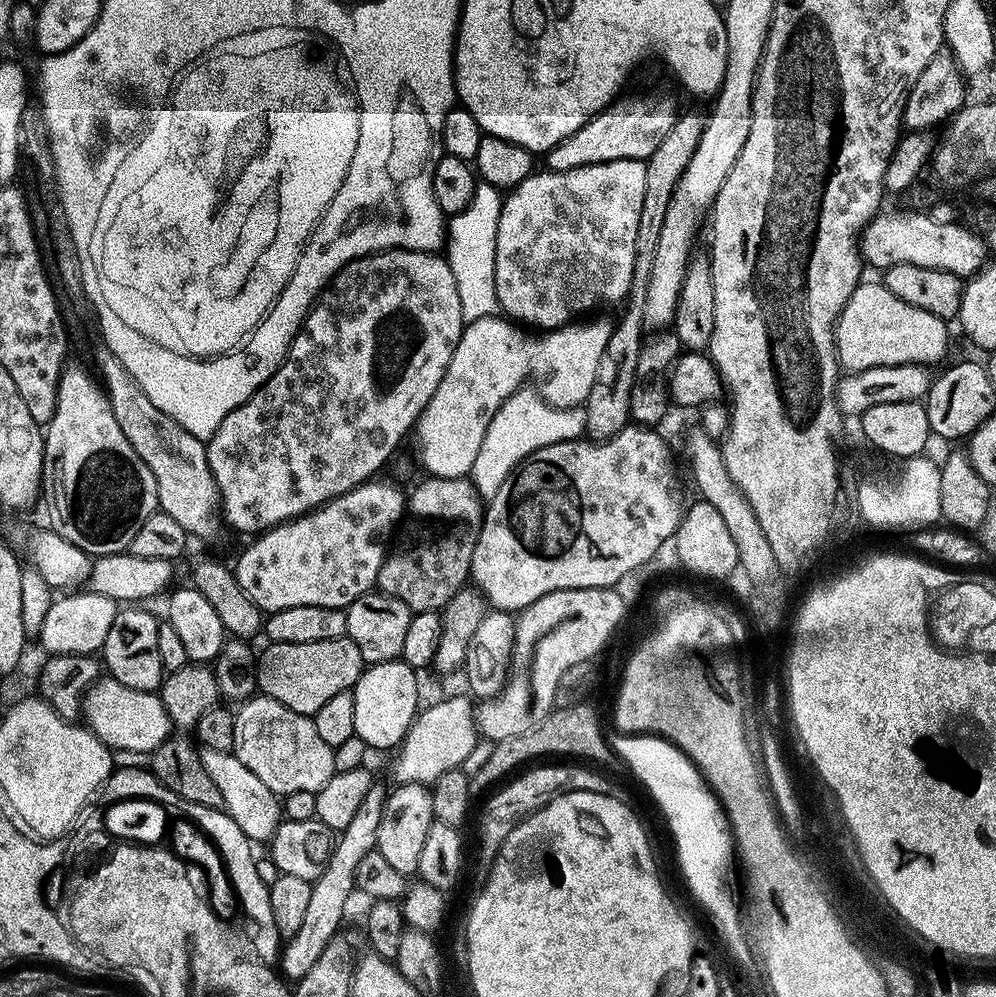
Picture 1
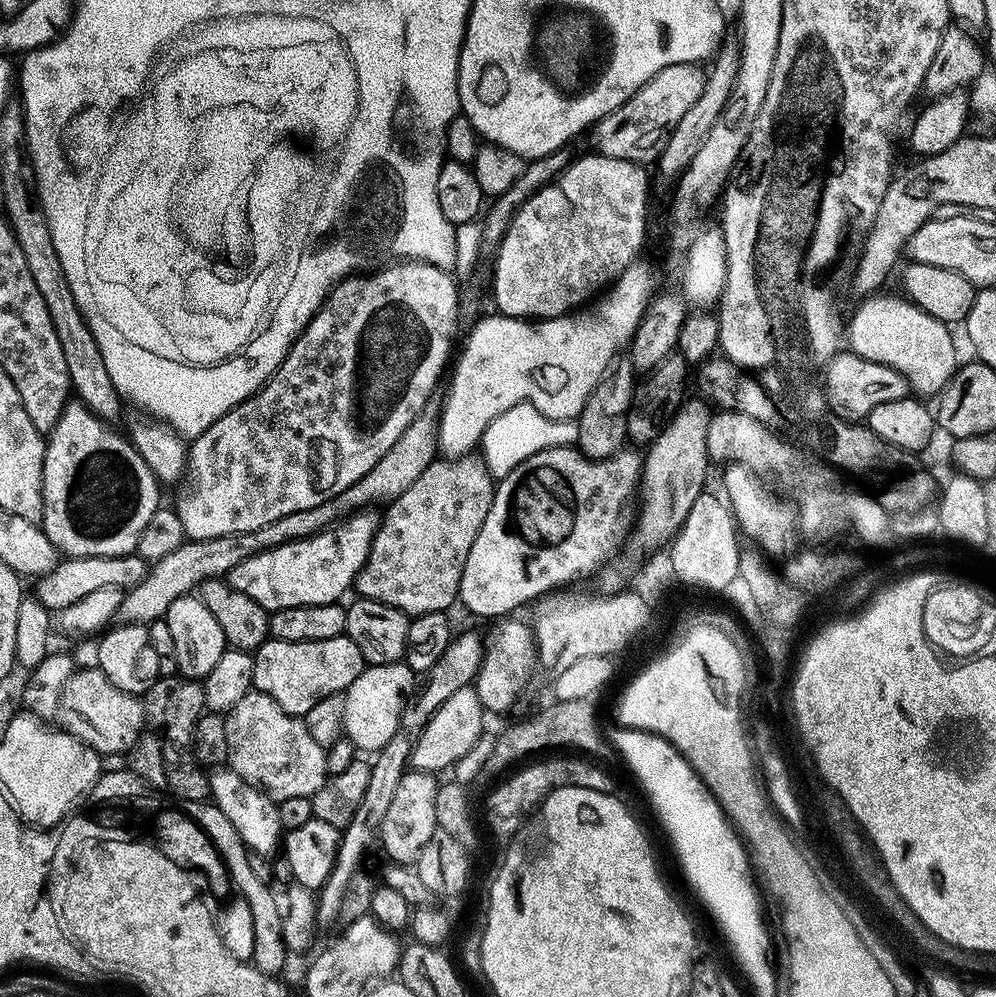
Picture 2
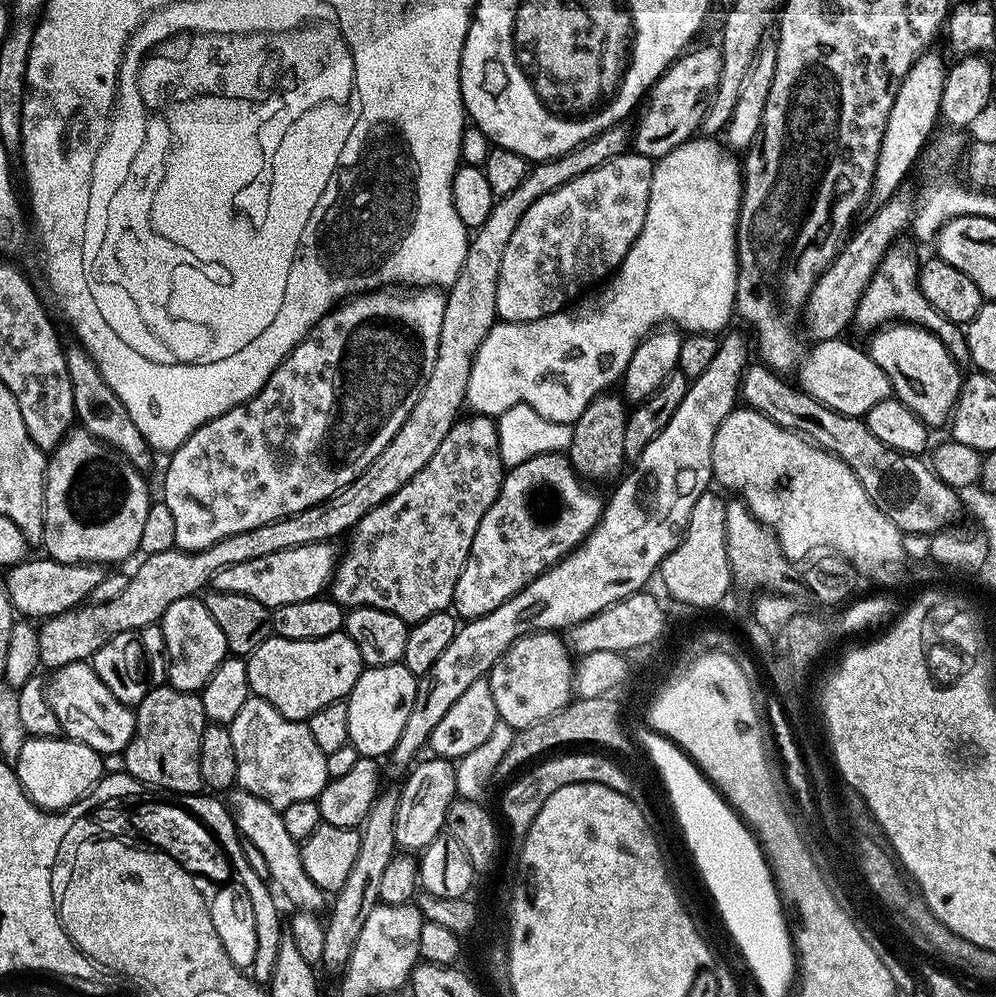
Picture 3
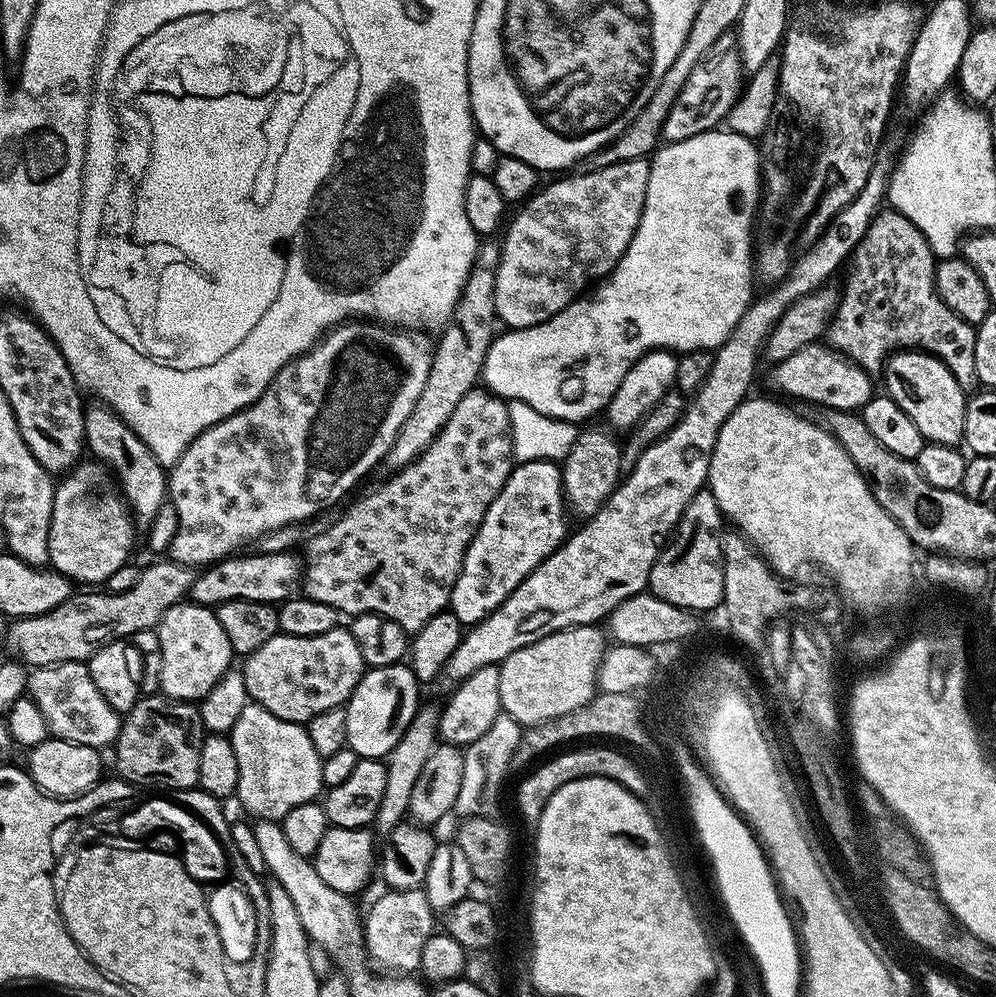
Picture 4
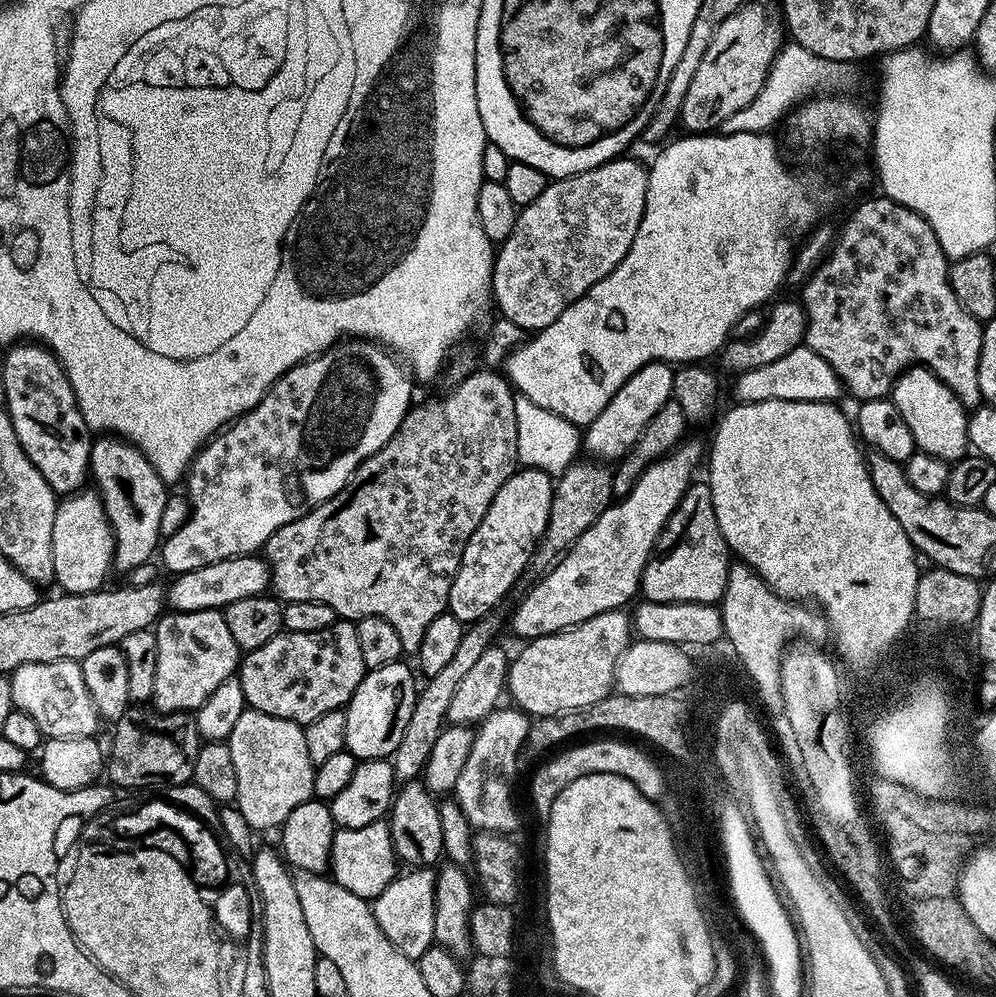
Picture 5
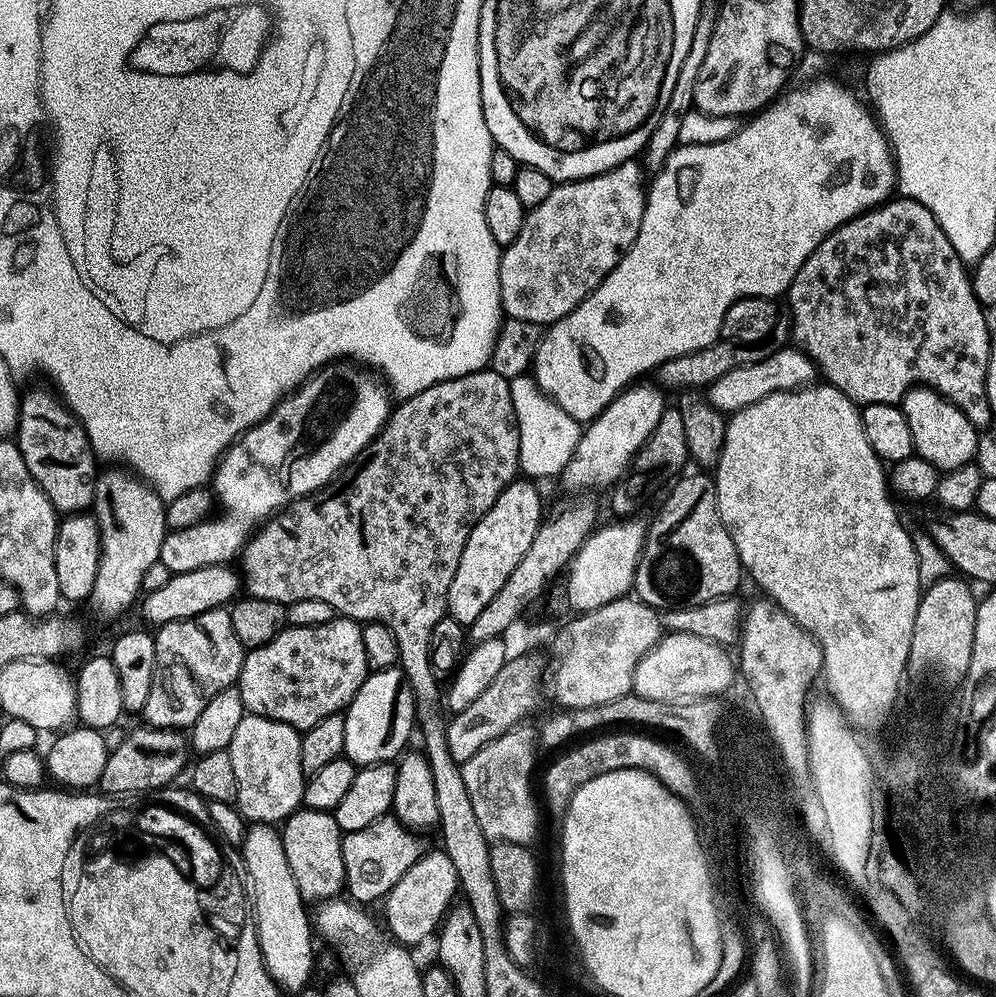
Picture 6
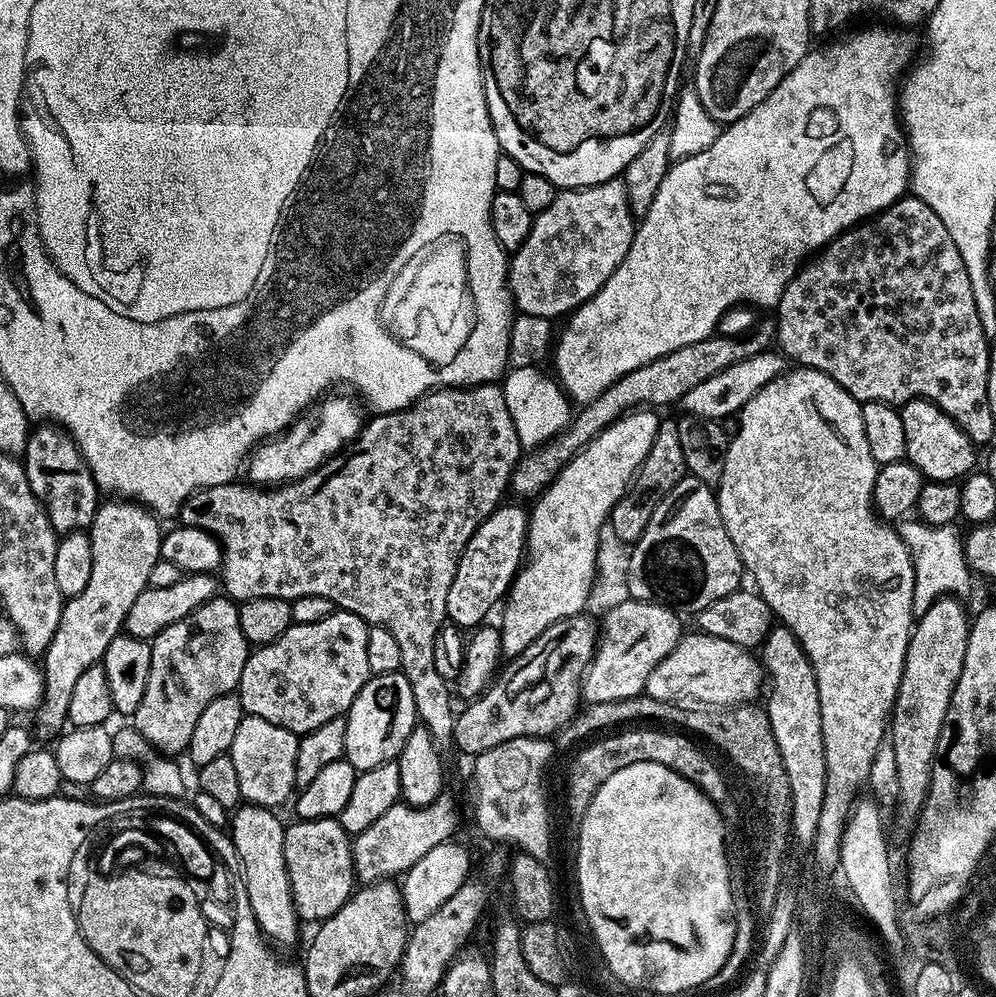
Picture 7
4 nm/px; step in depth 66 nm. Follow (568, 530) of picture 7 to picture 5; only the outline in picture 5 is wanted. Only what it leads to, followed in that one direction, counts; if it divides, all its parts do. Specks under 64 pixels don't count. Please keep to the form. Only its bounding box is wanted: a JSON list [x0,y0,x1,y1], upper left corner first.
[583,362,673,462]

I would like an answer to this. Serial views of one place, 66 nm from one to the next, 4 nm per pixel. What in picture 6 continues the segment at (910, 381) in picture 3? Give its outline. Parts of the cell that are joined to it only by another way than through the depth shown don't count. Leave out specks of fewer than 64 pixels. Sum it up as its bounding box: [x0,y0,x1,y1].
[902,386,980,472]

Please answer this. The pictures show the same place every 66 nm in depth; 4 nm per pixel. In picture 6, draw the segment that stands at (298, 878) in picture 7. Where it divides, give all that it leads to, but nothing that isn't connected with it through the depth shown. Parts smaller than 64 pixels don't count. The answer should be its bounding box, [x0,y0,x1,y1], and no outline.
[282,807,345,902]

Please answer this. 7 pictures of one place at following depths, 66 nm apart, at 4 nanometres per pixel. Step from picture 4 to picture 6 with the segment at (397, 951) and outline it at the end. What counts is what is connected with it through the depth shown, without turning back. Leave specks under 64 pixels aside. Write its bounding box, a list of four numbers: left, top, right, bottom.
[382,850,458,946]

